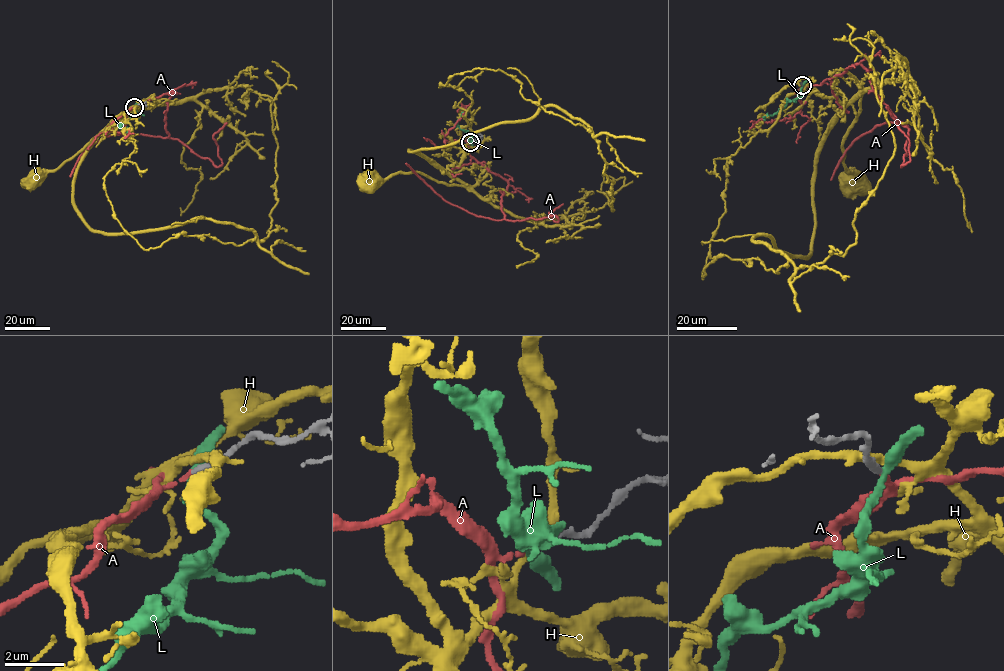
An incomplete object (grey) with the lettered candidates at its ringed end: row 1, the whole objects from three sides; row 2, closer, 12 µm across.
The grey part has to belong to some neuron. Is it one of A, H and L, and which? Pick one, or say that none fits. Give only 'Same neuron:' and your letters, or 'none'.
Same neuron: A

